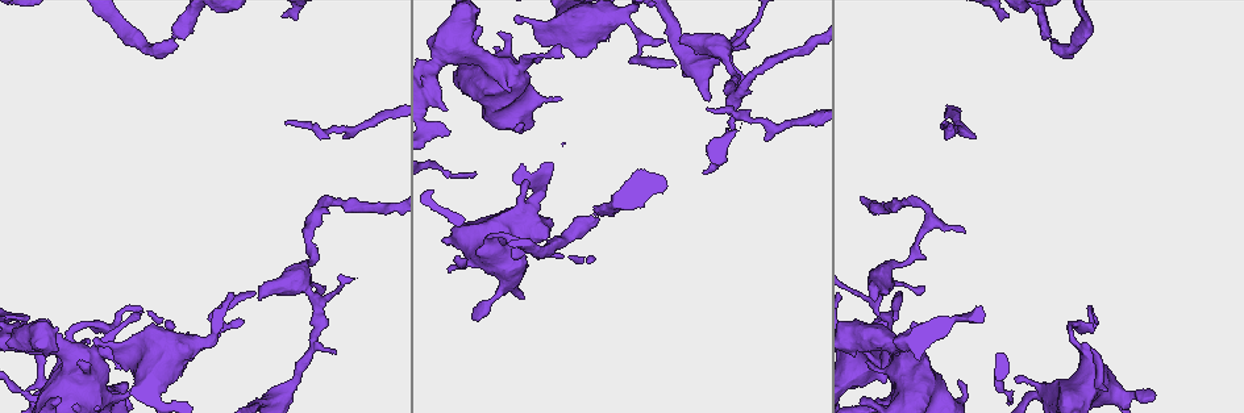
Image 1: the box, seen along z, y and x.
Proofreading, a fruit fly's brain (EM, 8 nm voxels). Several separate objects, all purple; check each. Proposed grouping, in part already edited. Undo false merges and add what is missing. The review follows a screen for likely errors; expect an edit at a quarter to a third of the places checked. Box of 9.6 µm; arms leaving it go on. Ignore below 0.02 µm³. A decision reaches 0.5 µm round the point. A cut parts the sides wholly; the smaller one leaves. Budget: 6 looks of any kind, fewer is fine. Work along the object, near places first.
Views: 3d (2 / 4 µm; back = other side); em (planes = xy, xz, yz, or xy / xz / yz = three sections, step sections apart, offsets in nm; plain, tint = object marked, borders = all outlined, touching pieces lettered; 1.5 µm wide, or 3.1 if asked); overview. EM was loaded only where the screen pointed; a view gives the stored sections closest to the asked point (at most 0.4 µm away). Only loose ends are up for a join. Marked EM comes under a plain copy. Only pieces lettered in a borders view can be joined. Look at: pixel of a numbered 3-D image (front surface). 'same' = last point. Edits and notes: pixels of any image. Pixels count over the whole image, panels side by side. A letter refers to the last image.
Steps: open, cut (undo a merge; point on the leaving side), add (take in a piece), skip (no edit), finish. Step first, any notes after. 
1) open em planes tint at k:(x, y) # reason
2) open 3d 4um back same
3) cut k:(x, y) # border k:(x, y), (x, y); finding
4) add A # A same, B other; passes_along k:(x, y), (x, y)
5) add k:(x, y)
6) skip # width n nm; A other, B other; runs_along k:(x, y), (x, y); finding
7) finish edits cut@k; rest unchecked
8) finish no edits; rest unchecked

open em xy step 4 borders at 1:(120, 367) # branch stops here

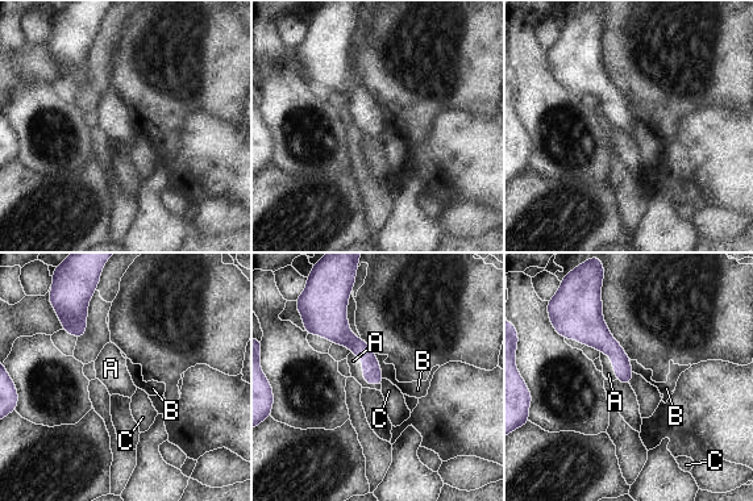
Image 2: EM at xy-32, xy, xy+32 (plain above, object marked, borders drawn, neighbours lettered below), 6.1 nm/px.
add A # A same, B other, C other; passes_along 2:(371, 370), (363, 374), (353, 360); the neuron continues

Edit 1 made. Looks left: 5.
open em planes tint at 1:(709, 102)

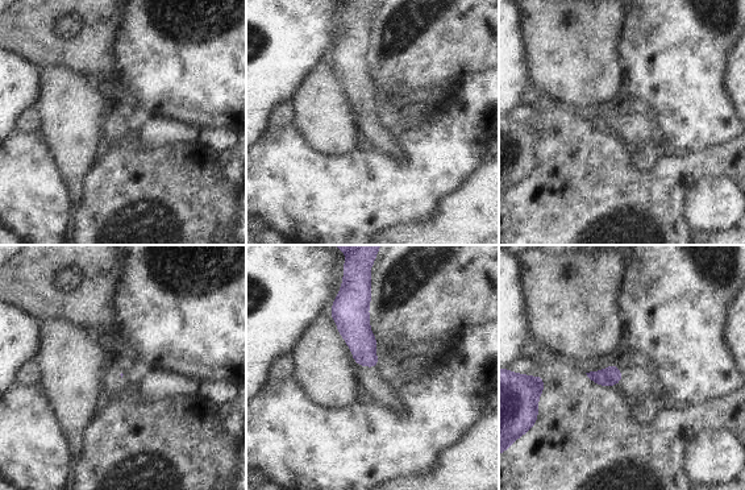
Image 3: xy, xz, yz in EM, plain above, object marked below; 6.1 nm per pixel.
open em planes borders same # what lies round it

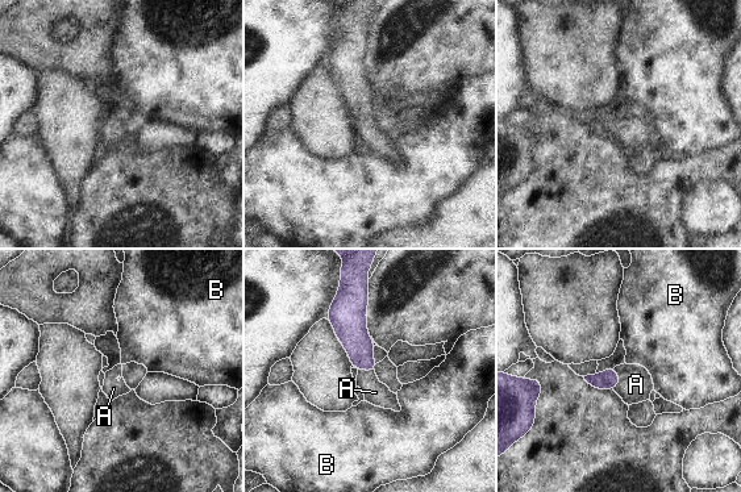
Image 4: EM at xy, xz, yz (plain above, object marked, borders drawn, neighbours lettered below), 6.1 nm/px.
add A # A same, B other; passes_along 4:(608, 379), (620, 378), (636, 384); the neuron continues

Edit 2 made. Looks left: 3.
open 3d 4um at 1:(321, 288) # branch stops here

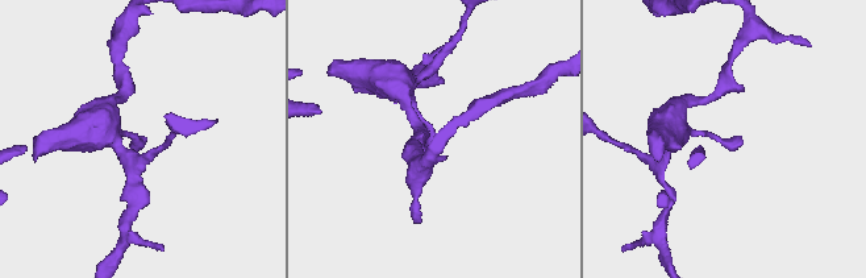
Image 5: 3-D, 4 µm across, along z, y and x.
open em planes borders at 5:(739, 137)

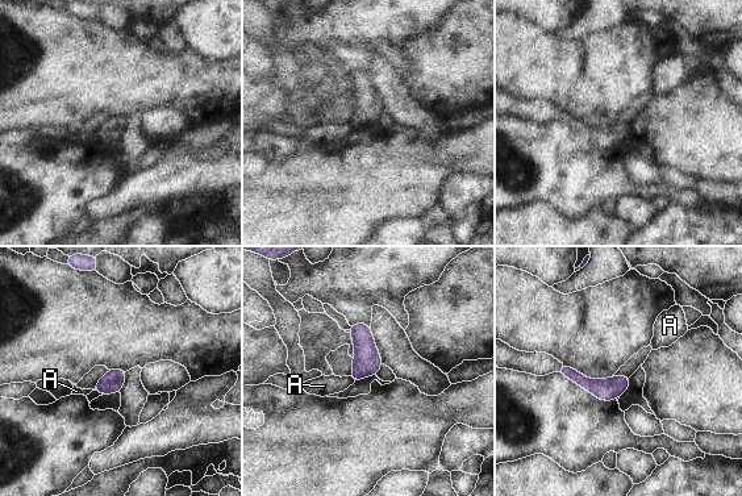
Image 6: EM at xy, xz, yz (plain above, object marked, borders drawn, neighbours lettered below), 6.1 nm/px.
skip # width 140 nm; A other; border 6:(349, 376), (354, 382); no lettered piece goes on from it

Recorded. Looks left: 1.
finish edits add@2, add@4; rest unchecked

